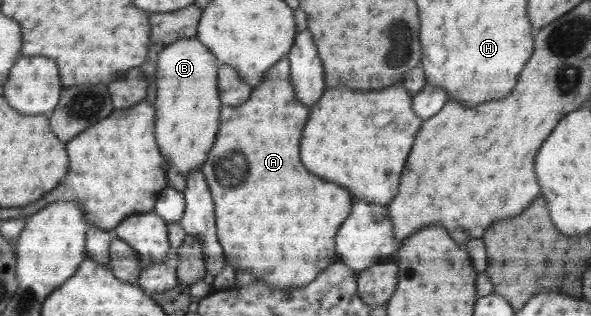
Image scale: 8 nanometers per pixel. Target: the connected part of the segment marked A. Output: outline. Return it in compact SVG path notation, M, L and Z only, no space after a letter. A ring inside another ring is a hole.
M284 56L267 71L263 81L253 89L248 102L242 102L242 106L234 108L231 106L221 108L216 140L206 155L206 162L201 166L215 204L217 239L226 256L226 264L232 265L236 272L238 270L250 272L256 280L260 279L274 289L304 286L338 260L334 238L339 226L352 211L355 202L348 189L340 188L334 182L326 182L310 174L300 164L298 158L300 134L304 124L308 122L308 116L310 108L296 100L290 80L289 63ZM236 154L242 154L242 158L248 162L248 178L246 178L246 168L234 166L238 174L234 174L234 178L228 178L226 176L228 166L216 164L220 160L234 158Z

